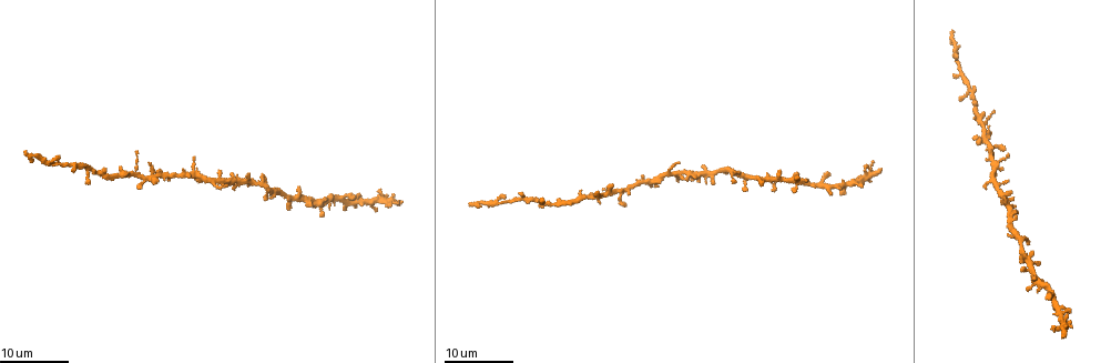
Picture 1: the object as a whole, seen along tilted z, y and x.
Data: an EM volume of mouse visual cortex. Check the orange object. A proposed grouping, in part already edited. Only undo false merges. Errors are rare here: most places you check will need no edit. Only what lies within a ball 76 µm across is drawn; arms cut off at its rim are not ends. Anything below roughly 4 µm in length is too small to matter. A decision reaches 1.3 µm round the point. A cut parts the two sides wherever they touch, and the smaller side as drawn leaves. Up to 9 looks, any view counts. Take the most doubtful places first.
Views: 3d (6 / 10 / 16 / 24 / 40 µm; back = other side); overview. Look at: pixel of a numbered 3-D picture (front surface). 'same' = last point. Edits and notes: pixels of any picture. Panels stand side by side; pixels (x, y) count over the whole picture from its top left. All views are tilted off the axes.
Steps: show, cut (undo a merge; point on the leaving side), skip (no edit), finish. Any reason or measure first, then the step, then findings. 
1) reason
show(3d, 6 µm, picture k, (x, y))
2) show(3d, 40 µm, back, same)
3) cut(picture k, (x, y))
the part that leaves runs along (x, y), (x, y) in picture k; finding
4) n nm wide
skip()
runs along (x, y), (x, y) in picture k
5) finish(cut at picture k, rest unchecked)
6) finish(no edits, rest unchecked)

thick turns thin
show(3d, 16 µm, picture 1, (497, 202))

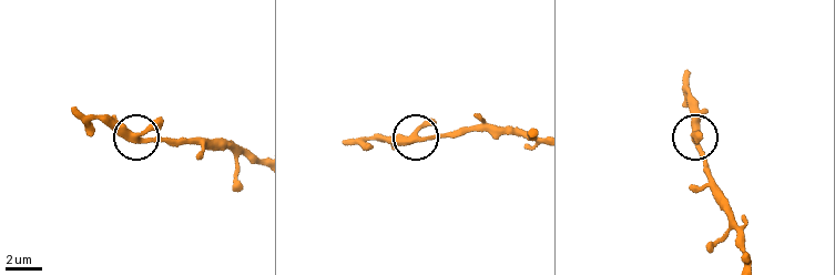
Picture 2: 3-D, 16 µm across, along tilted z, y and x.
show(3d, 6 µm, picture 2, (139, 140))

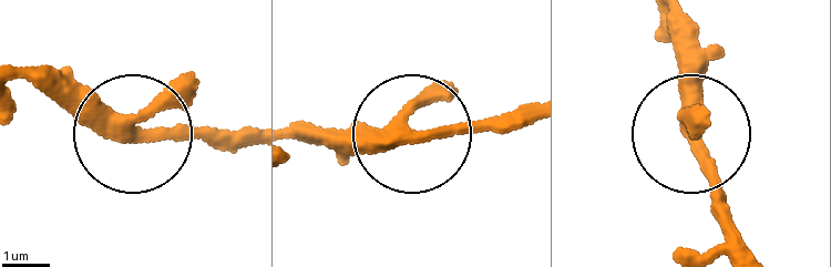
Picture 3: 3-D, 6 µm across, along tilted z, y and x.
3 arms
skip()
runs along (739, 247), (694, 160), (690, 24) in picture 3; continuous, no second neuron

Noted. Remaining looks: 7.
looks like a crossing
show(3d, 24 µm, picture 1, (215, 182))

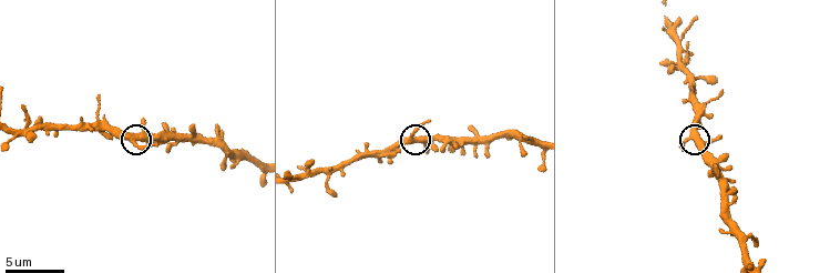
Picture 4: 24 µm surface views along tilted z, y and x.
closer look
show(3d, 6 µm, picture 4, (137, 137))

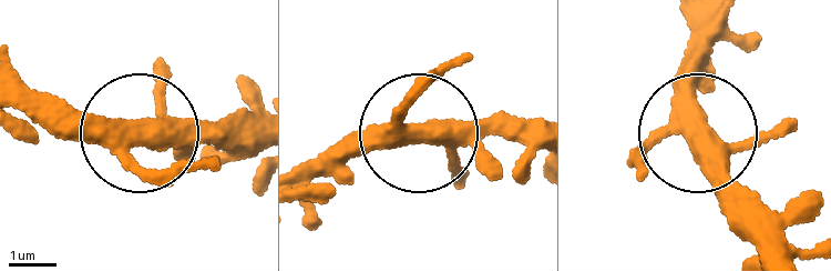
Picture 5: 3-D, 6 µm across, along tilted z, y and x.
side arm 34 µm
skip()
runs along (147, 127), (28, 131) in picture 5; continuous, no second neuron

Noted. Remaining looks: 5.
thick turns thin
show(3d, 16 µm, picture 1, (564, 205))

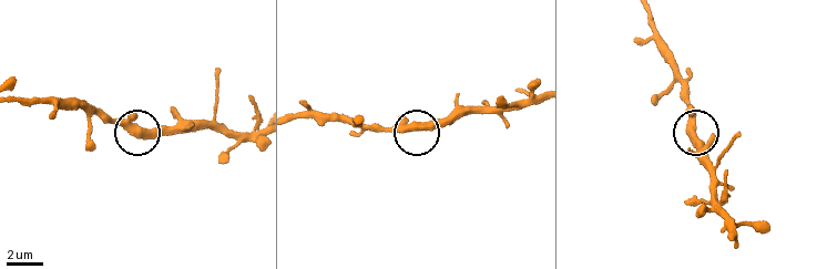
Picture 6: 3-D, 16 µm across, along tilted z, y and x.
show(3d, 6 µm, picture 6, (690, 135))

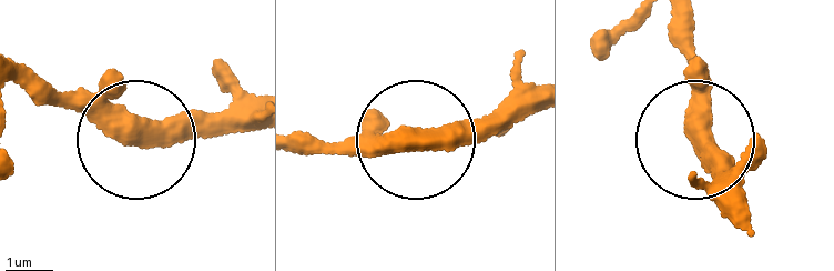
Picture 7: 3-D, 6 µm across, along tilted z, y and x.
450 nm wide
skip()
runs along (255, 130), (206, 123), (128, 134), (23, 68) in picture 7; continuous, no second neuron

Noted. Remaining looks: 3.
a narrow waist
show(3d, 16 µm, picture 1, (1031, 270))

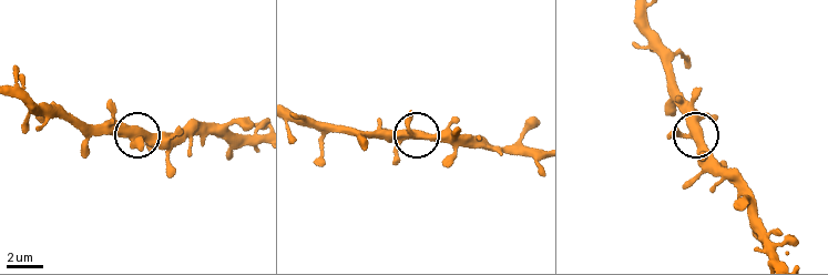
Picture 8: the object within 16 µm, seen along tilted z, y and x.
show(3d, 6 µm, picture 8, (138, 128))

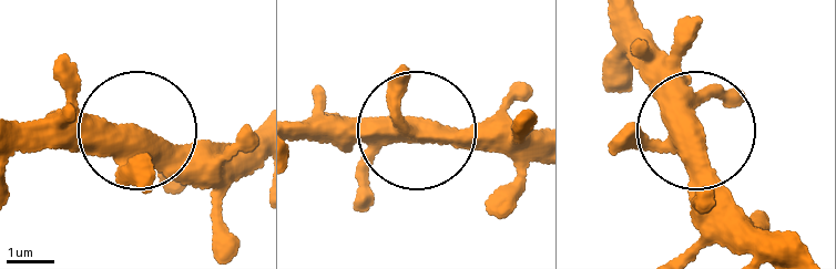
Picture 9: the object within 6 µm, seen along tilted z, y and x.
skip()
runs along (630, 17), (703, 140), (731, 236) in picture 9; one neuron here

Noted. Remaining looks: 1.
finish(no edits, rest unchecked)

